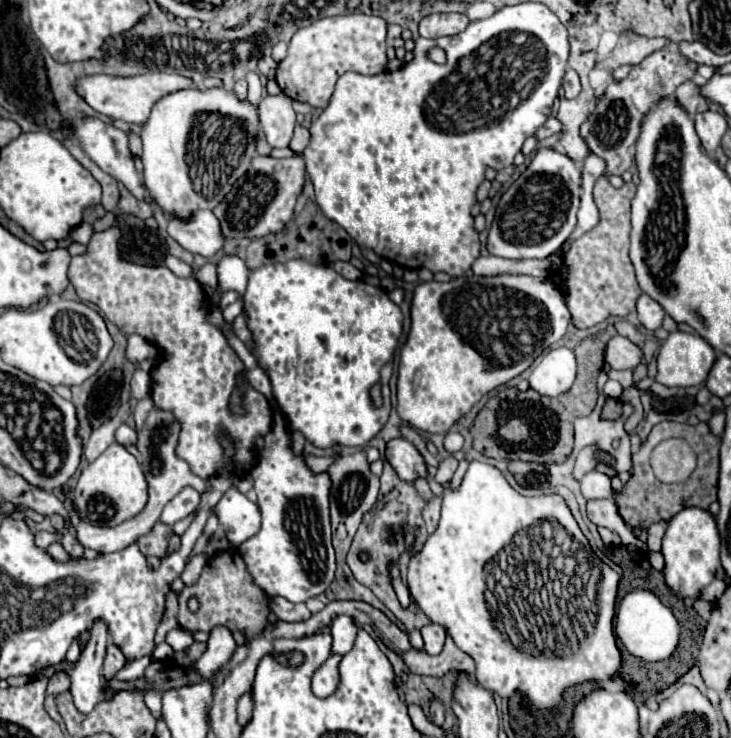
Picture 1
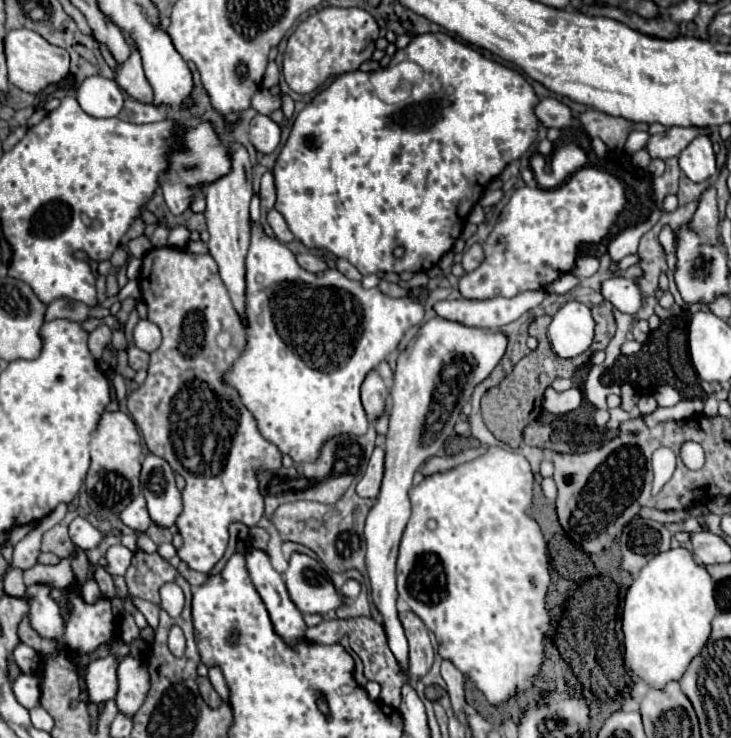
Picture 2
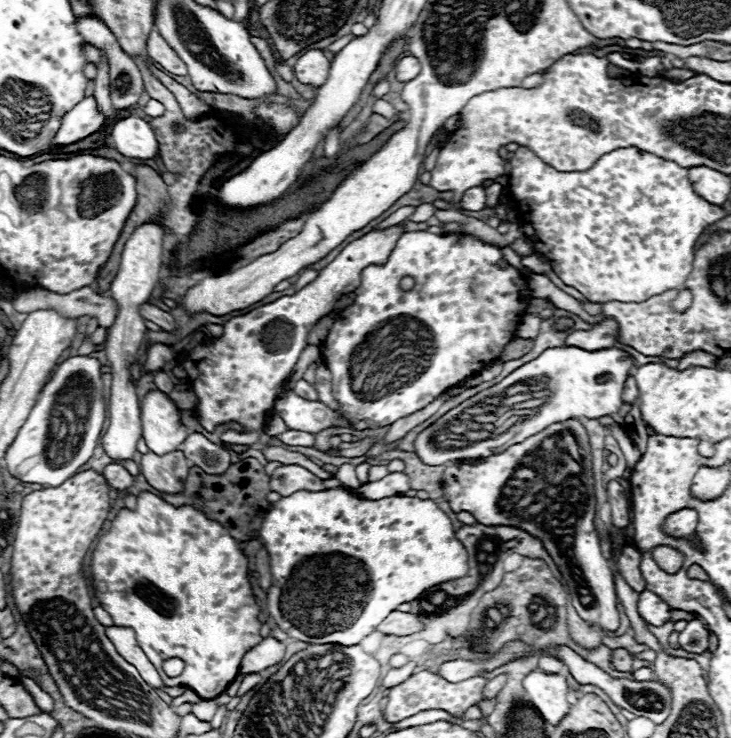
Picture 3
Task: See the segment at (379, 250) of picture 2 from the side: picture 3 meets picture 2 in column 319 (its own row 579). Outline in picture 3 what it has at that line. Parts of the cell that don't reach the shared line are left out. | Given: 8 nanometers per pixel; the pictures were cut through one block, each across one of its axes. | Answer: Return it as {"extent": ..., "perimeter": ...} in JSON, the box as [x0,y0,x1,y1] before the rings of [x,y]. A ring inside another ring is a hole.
{"extent":[90,492,262,698],"perimeter":[[[140,492],[138,496],[138,506],[136,510],[120,510],[118,516],[114,518],[112,522],[112,528],[98,540],[98,546],[96,550],[92,552],[92,564],[90,564],[90,570],[92,570],[92,578],[94,578],[94,588],[96,588],[96,598],[100,600],[100,606],[112,616],[114,620],[114,626],[130,626],[134,628],[136,632],[136,640],[138,640],[138,646],[146,652],[148,660],[156,666],[160,678],[164,680],[166,686],[188,686],[192,688],[200,698],[216,698],[218,694],[222,694],[226,690],[226,686],[236,678],[238,674],[238,668],[240,668],[240,662],[244,658],[244,654],[258,646],[262,642],[262,636],[260,636],[260,608],[256,604],[256,598],[252,594],[252,588],[250,588],[250,582],[248,582],[248,558],[244,556],[244,552],[238,548],[238,542],[226,532],[226,528],[218,522],[212,522],[208,520],[202,512],[190,508],[190,506],[184,506],[184,508],[174,508],[170,506],[168,502],[164,502],[160,496],[154,496],[150,492]],[[170,658],[180,658],[186,666],[184,666],[184,672],[178,676],[178,678],[168,678],[162,670],[162,662],[164,660],[170,660]]]}

